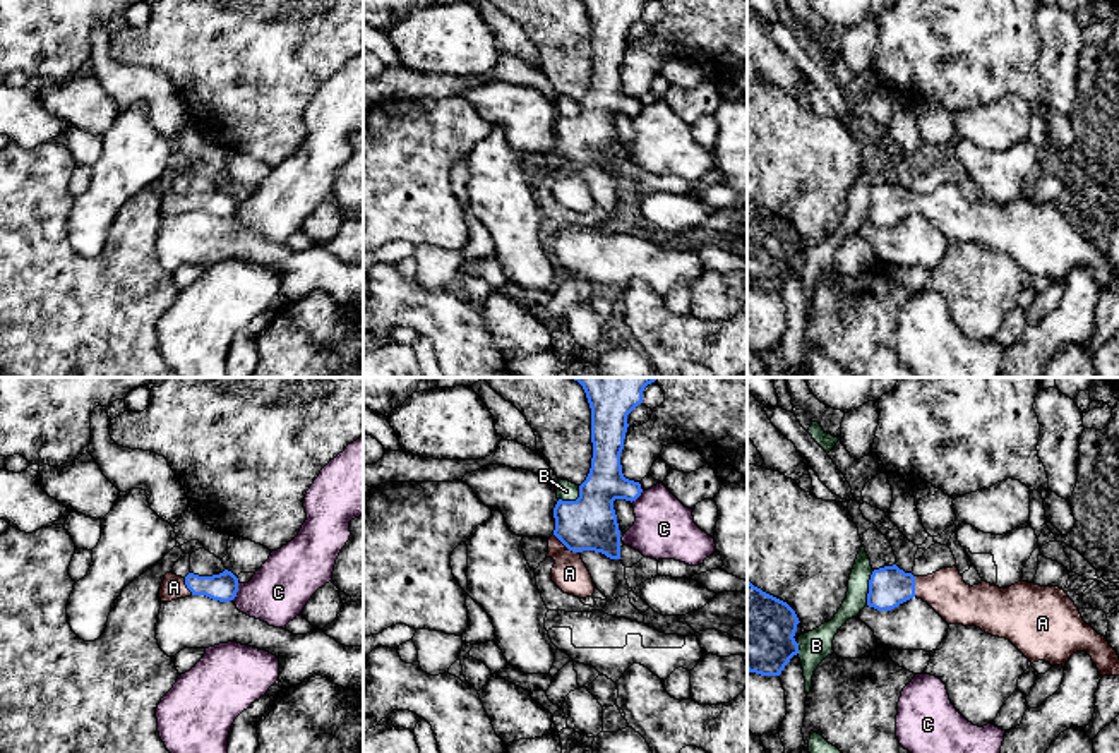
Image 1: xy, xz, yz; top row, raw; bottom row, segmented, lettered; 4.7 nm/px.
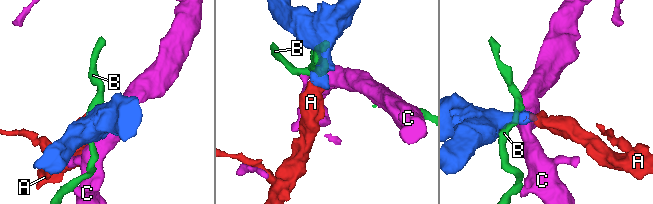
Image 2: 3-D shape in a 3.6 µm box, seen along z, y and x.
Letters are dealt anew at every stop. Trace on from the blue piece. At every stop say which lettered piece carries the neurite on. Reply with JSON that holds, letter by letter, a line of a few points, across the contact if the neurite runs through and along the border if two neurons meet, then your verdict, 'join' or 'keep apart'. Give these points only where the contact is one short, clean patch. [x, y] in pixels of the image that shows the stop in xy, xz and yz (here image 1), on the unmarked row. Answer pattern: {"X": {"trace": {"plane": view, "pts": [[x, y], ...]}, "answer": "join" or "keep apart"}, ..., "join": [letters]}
{"A": {"trace": {"plane": "yz", "pts": [[888, 203], [914, 203], [945, 206]]}, "answer": "join"}, "B": {"answer": "keep apart"}, "C": {"trace": {"plane": "xy", "pts": [[239, 198], [239, 206], [232, 215]]}, "answer": "keep apart"}, "join": ["A"]}

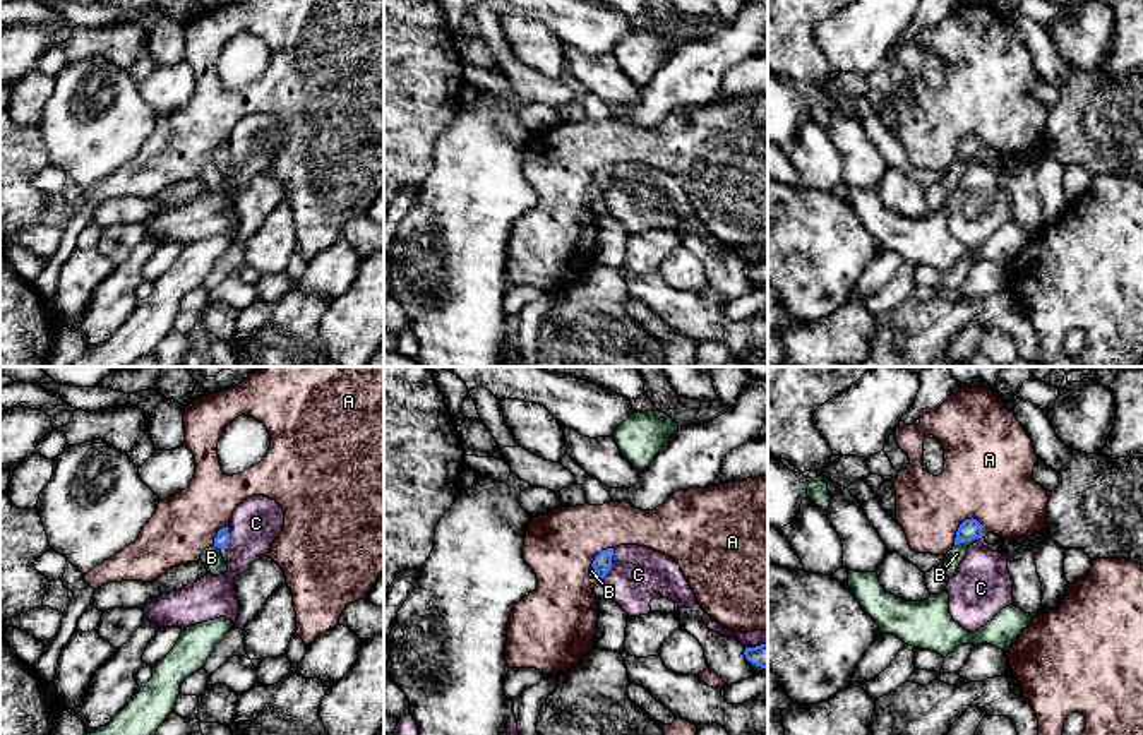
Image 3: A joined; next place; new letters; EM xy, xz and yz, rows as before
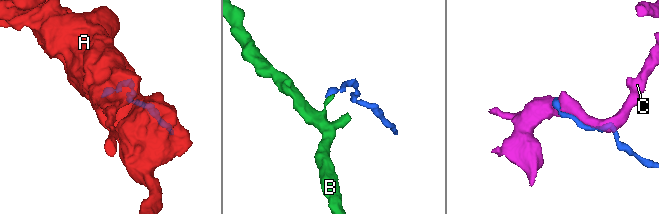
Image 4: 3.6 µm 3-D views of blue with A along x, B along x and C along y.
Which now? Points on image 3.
{"A": {"answer": "keep apart"}, "B": {"trace": {"plane": "yz", "pts": [[979, 153], [955, 161]]}, "answer": "keep apart"}, "C": {"answer": "keep apart"}, "join": []}

